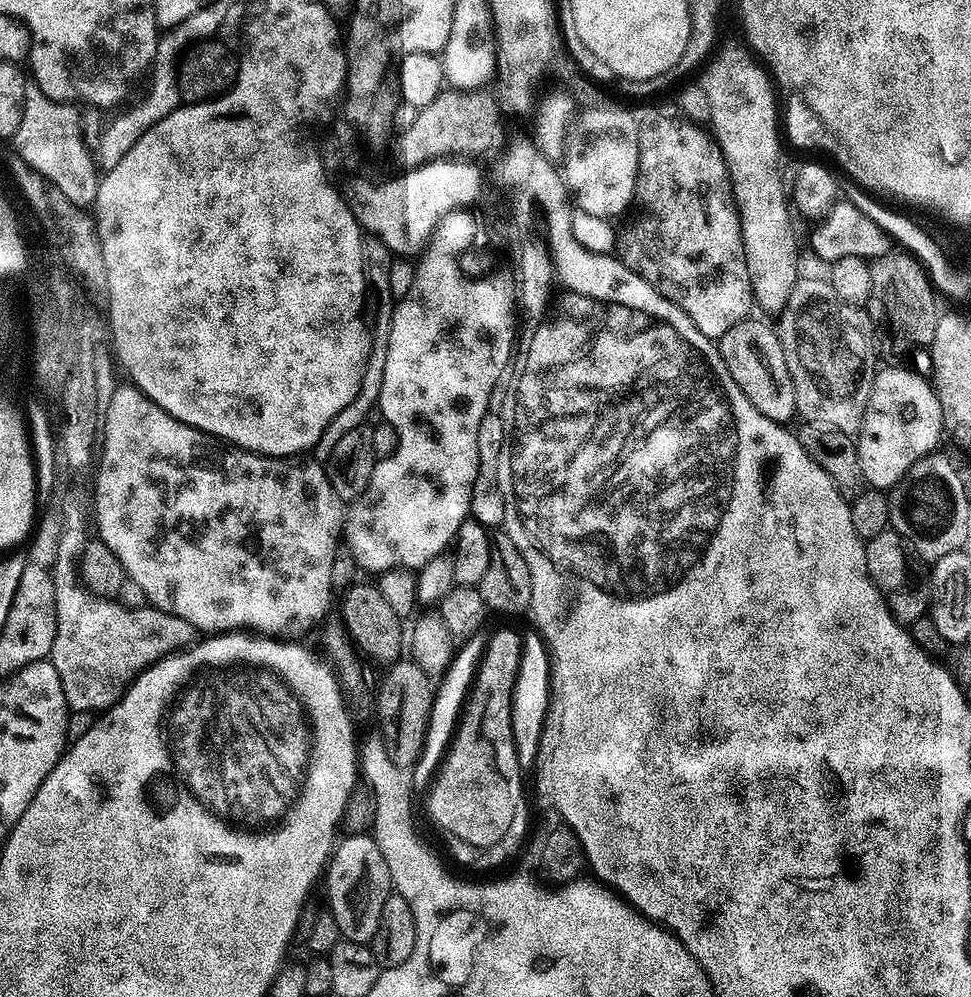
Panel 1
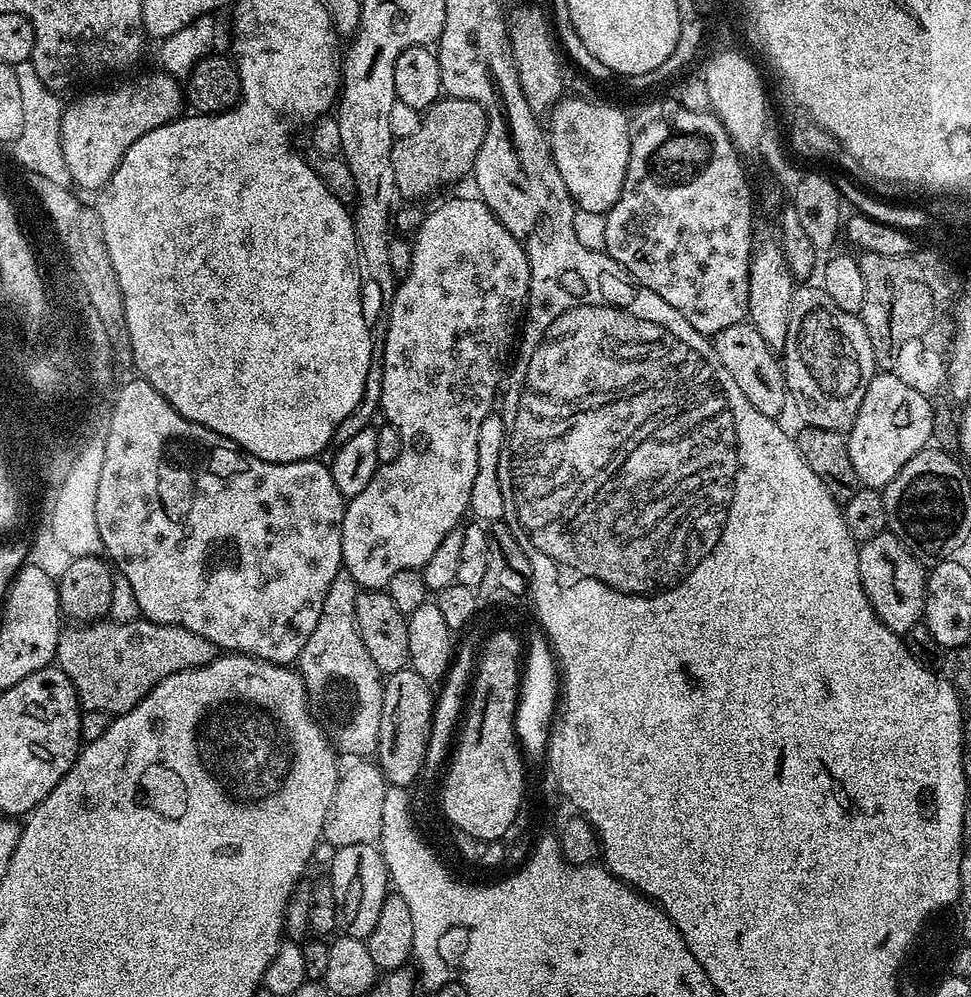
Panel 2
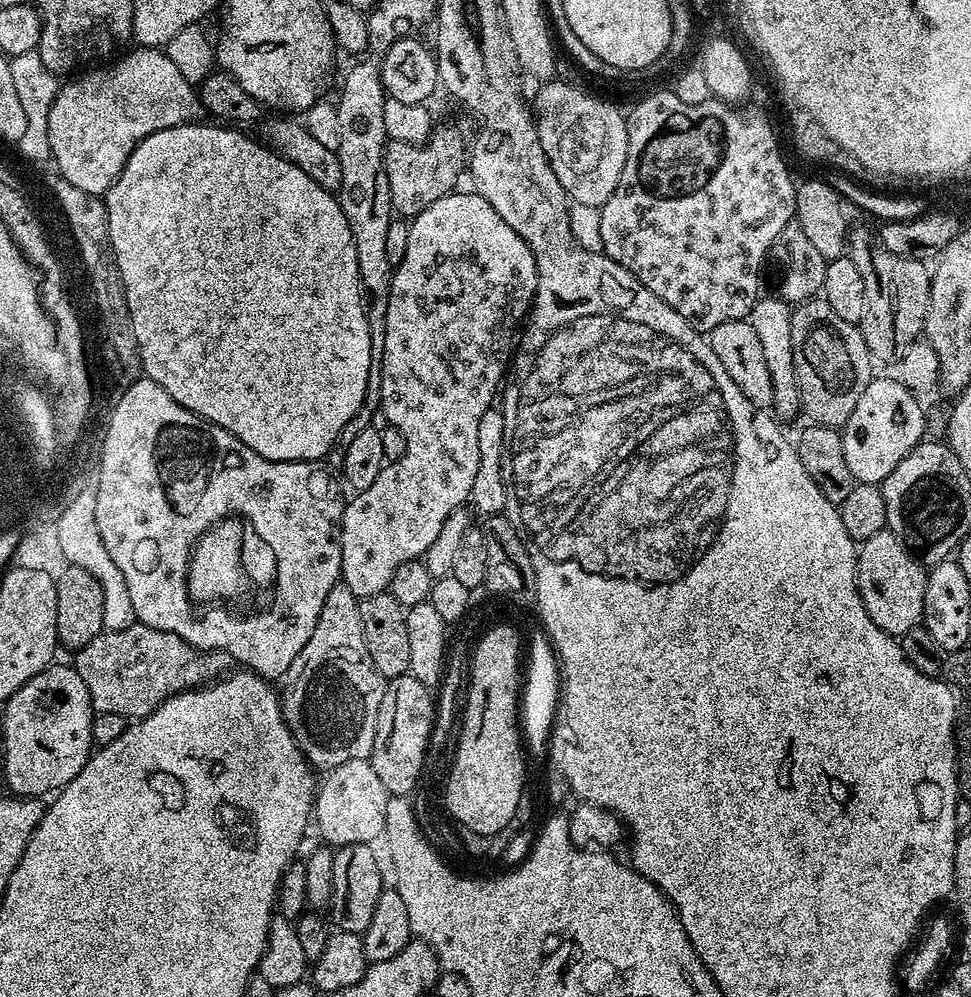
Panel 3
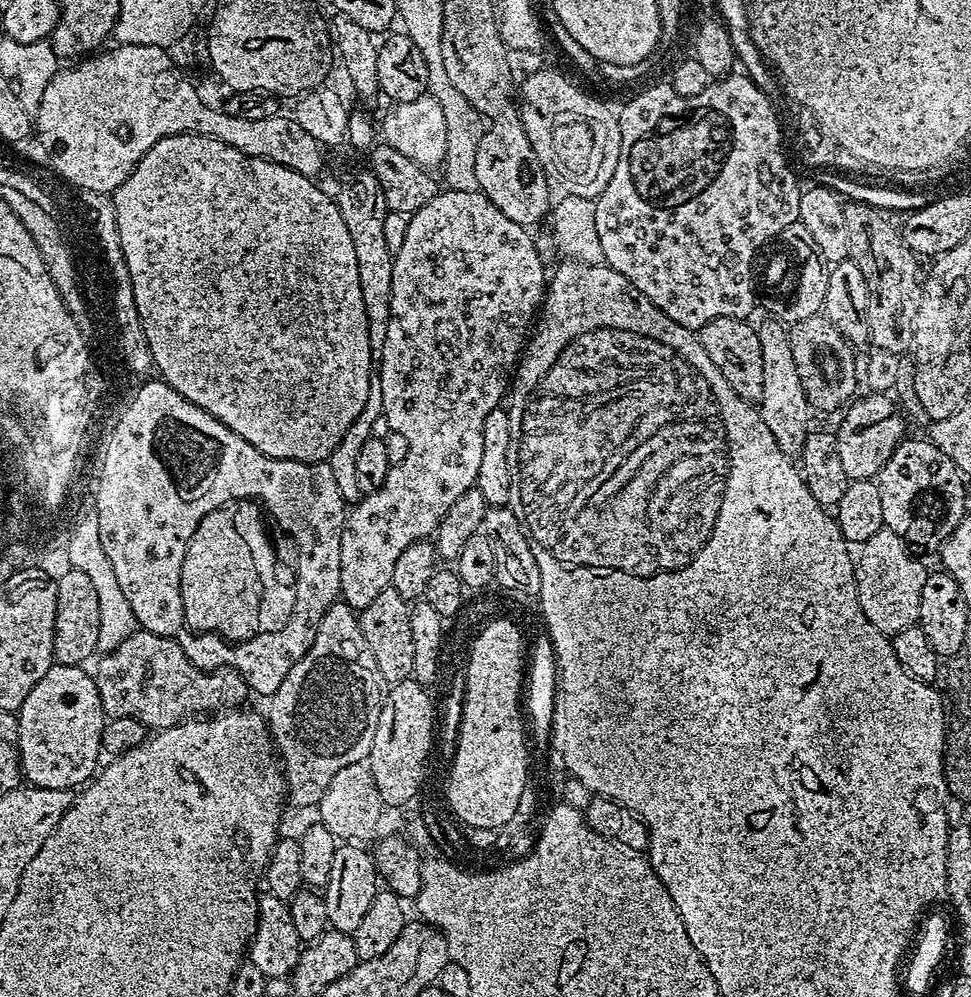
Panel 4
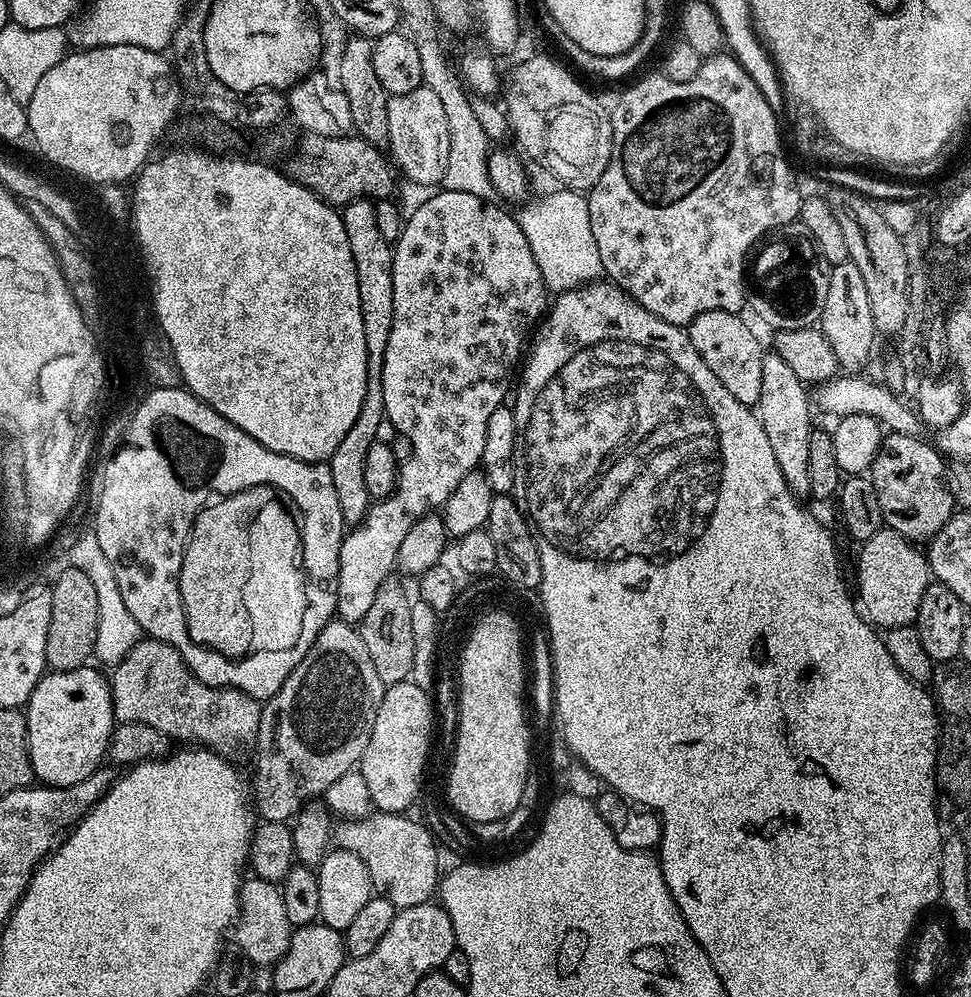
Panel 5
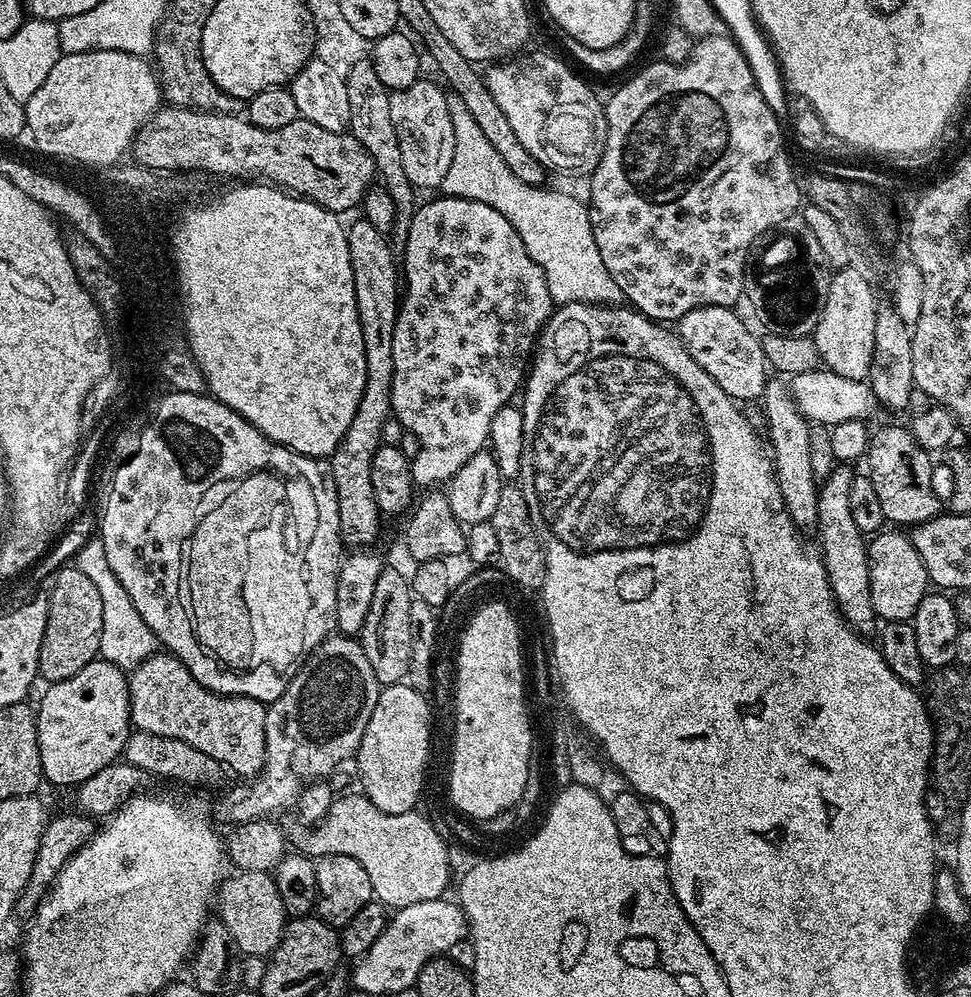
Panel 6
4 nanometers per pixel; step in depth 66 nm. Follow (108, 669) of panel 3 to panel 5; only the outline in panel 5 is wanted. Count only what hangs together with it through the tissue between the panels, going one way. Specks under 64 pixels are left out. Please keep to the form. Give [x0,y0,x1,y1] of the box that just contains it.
[110,638,261,754]

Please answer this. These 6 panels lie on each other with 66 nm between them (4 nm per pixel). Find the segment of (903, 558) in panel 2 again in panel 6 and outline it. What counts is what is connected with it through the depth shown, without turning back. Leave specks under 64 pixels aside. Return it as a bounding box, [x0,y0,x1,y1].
[867,530,929,621]

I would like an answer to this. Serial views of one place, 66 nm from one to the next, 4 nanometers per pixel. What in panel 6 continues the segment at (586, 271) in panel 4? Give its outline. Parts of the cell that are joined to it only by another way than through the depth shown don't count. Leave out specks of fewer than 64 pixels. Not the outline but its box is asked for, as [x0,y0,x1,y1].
[526,303,684,396]

